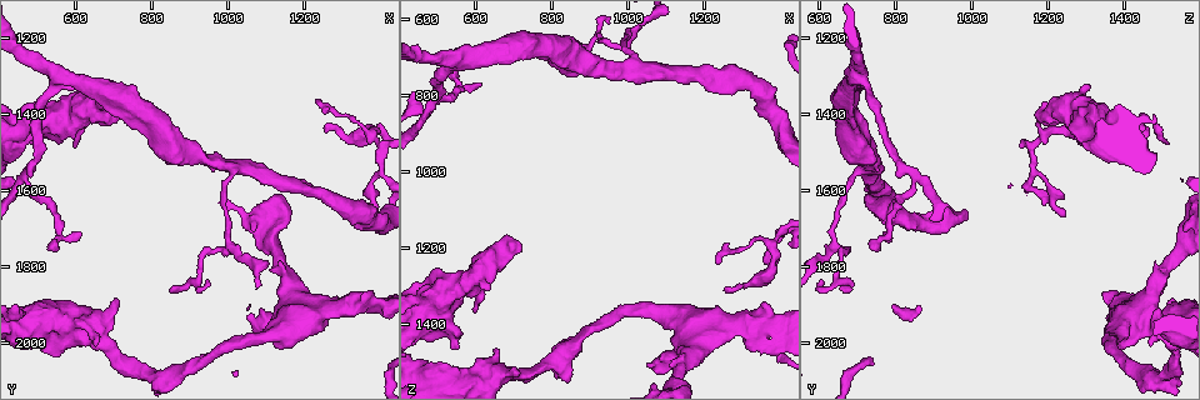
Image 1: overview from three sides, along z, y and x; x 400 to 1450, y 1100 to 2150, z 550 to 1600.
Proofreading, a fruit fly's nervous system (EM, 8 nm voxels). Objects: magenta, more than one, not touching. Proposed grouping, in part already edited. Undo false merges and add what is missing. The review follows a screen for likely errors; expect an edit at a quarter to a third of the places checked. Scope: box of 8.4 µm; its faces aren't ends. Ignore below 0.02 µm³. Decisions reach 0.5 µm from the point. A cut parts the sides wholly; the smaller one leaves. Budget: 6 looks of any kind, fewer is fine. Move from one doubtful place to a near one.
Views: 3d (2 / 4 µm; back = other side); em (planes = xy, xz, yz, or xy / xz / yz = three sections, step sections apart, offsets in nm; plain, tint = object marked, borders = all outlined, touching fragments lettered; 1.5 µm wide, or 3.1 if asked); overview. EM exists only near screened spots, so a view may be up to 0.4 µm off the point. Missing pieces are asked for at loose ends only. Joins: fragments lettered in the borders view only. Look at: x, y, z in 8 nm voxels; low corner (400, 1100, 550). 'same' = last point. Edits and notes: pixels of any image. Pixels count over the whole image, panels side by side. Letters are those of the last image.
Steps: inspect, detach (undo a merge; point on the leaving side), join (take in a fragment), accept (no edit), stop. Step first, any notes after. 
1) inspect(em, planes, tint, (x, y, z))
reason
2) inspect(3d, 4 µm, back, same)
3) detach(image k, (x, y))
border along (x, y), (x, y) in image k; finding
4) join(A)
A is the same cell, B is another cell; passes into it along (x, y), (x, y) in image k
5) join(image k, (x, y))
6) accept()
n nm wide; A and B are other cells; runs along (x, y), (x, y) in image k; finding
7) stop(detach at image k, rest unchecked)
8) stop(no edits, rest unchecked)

inspect(em, planes, borders, (525, 1750, 750))

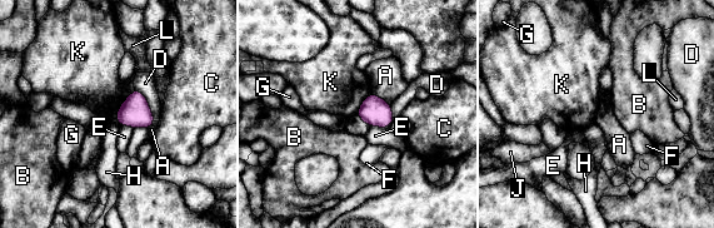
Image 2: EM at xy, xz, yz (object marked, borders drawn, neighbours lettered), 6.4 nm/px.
accept()
180 nm wide; A, B, C, D, E, F, G, H, J, K and L are other cells; border along (372, 93), (389, 104) in image 2; no lettered fragment goes on from it

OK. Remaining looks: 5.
inspect(em, xy, step 4, tint, (855, 1855, 660))
free end

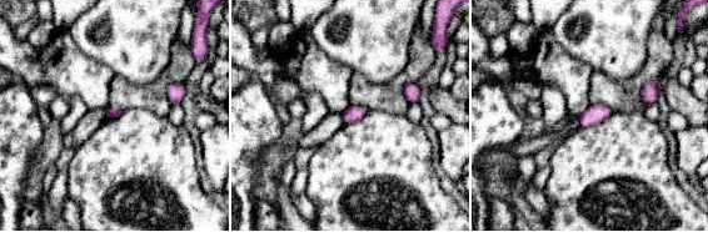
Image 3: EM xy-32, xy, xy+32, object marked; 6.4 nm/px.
inspect(em, planes, borders, same)

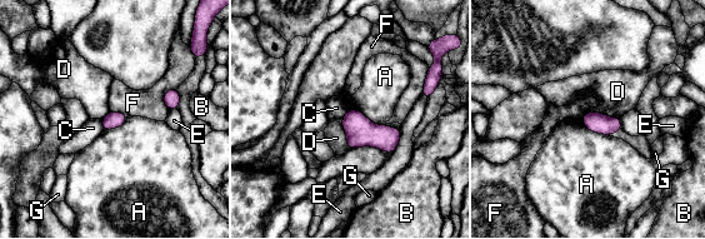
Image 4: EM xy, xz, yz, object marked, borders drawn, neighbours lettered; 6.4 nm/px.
accept()
A, B, C, D, E, F and G are other cells; border along (586, 111), (619, 118) in image 4; no lettered fragment goes on from it

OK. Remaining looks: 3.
inspect(em, planes, tint, (550, 1310, 705))
three arms meet

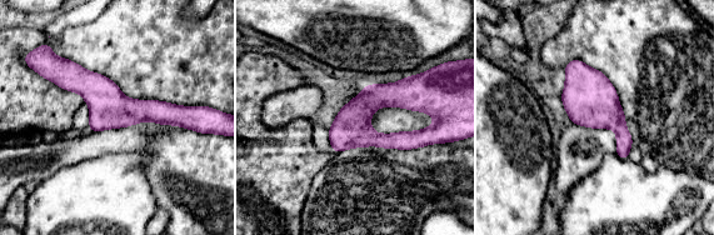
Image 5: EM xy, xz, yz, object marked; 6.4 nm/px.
inspect(em, planes, borders, same)
what lies round it

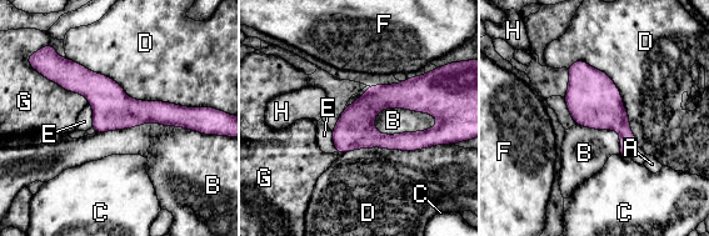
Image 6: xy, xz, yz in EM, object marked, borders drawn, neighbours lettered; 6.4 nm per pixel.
accept()
A, B, C, D, E, F, G and H are other cells; border along (373, 119), (407, 108), (439, 122) in image 6; all the same neuron

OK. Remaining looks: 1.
stop(no edits, rest unchecked)

